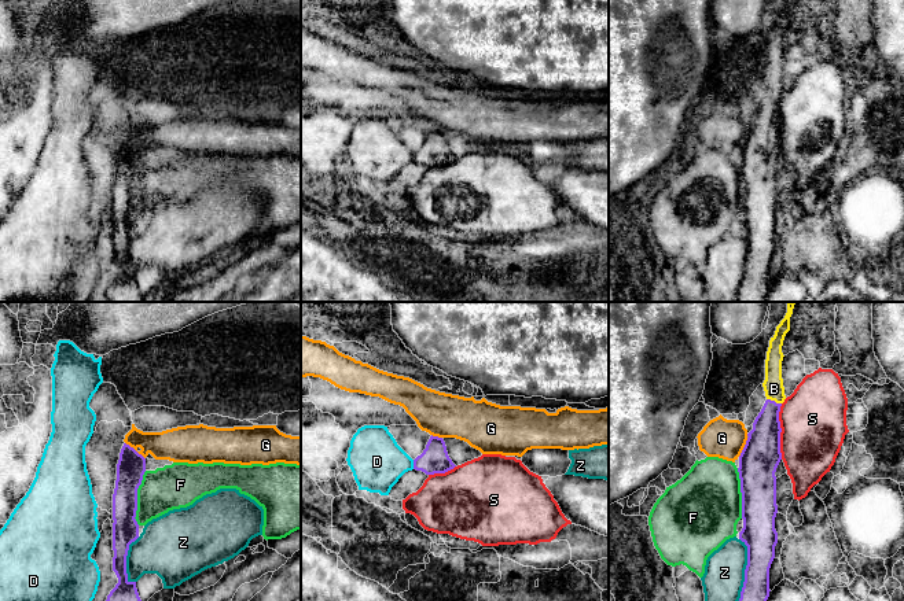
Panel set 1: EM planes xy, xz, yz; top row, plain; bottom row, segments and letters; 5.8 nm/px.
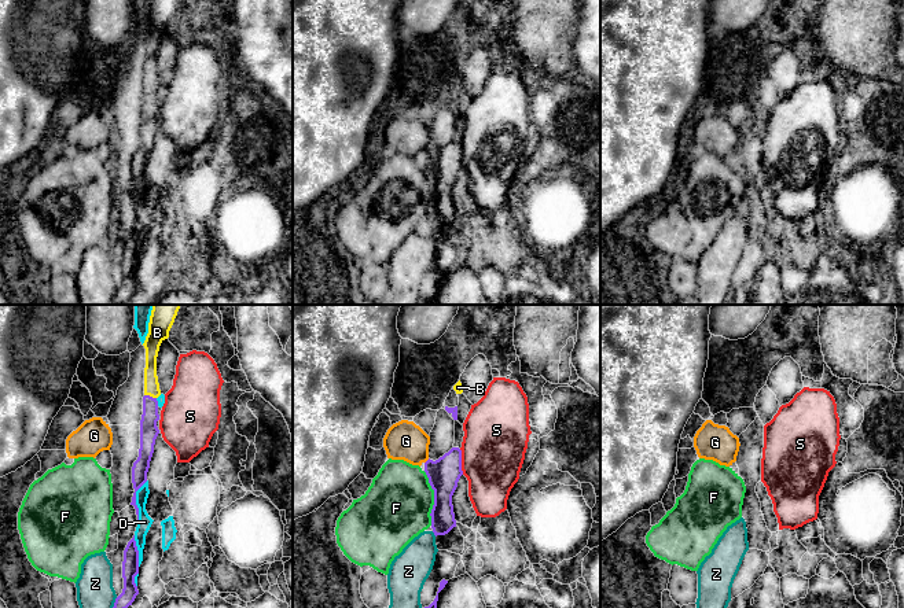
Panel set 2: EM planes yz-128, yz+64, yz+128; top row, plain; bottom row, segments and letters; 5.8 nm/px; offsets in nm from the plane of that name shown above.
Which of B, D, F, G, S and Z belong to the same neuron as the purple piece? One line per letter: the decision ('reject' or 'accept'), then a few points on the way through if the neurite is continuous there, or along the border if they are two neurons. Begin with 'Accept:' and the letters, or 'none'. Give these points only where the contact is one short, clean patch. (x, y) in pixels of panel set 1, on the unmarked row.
Accept: B
B: accept; way yz (764, 132), (774, 93), (774, 81)
D: reject
F: reject; border xy (146, 163), (138, 181), (135, 210), (138, 217)
G: reject; border xy (125, 135), (144, 151)
S: reject; border yz (782, 96), (779, 104), (781, 151)
Z: reject

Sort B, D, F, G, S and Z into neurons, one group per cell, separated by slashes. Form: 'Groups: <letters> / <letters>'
Groups: B / D / F G / S / Z

